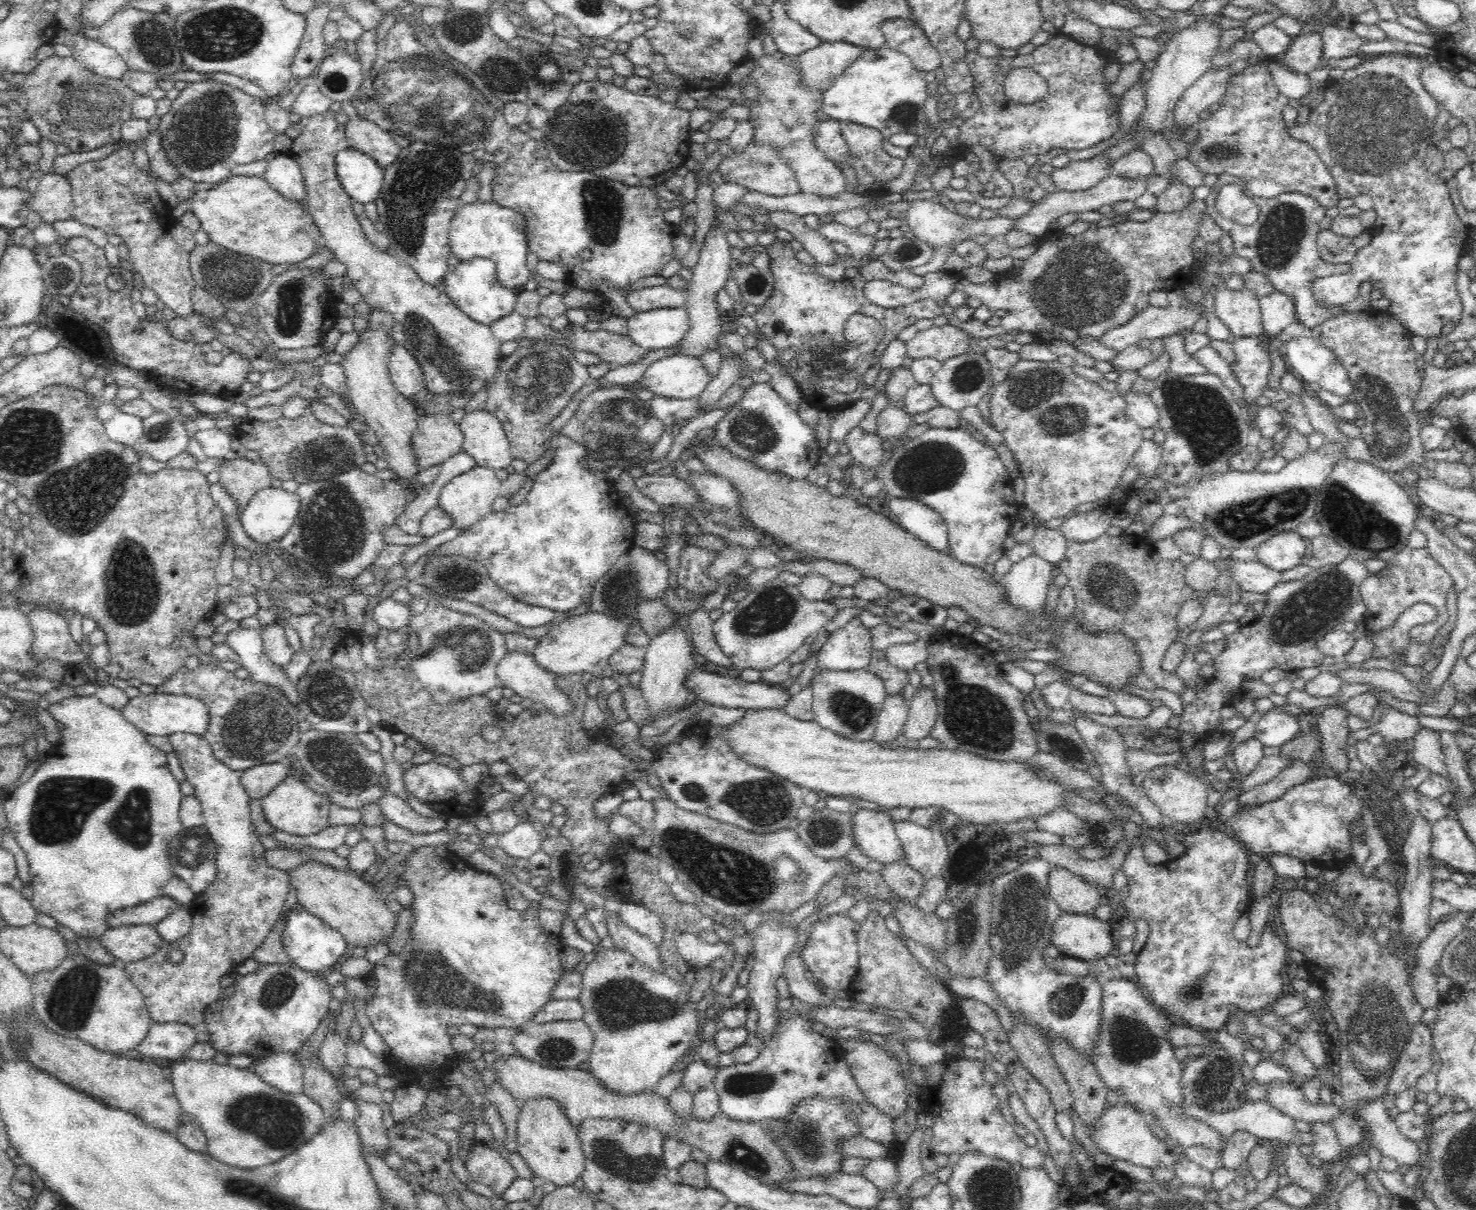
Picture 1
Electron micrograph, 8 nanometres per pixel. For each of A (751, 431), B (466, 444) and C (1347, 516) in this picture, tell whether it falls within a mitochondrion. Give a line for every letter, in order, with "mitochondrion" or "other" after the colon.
A: mitochondrion
B: other
C: mitochondrion

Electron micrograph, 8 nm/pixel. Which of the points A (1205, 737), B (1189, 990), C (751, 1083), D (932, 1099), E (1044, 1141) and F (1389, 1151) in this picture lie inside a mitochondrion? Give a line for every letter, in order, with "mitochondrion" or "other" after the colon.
A: other
B: mitochondrion
C: mitochondrion
D: other
E: other
F: other

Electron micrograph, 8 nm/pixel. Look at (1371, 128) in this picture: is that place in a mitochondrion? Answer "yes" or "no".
yes

